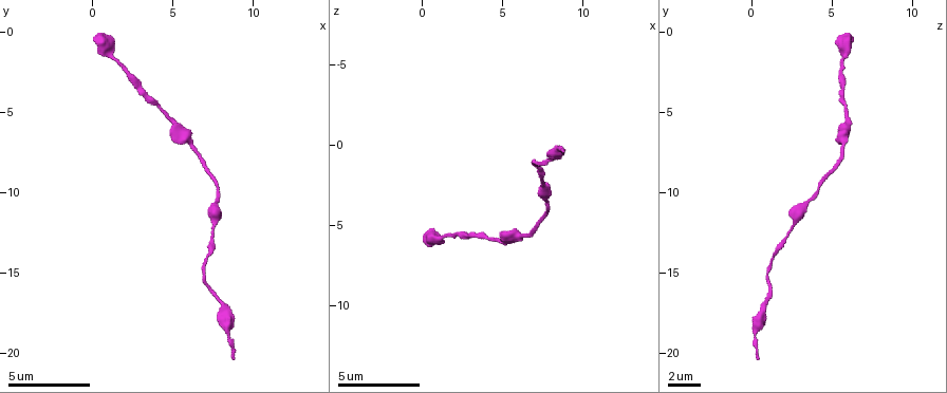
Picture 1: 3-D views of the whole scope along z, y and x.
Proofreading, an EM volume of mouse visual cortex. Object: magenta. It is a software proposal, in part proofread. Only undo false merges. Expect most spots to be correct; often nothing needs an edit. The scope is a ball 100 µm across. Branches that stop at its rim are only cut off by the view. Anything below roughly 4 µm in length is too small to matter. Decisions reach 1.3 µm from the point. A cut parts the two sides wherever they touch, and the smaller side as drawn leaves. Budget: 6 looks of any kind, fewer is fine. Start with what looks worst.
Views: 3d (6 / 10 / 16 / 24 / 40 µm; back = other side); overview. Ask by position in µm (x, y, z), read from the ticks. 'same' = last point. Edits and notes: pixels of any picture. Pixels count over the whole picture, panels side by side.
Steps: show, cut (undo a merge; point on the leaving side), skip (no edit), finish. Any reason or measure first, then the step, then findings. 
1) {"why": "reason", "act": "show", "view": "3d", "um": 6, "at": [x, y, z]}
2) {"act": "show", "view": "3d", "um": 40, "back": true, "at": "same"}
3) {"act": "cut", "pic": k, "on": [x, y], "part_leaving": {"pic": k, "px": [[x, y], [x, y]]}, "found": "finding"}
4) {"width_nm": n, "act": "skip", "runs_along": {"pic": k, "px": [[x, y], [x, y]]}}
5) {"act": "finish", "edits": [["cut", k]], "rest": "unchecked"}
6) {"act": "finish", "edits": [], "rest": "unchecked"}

{"why": "thick turns thin", "act": "show", "view": "3d", "um": 10, "at": [7.4, 13.0, 2.1]}

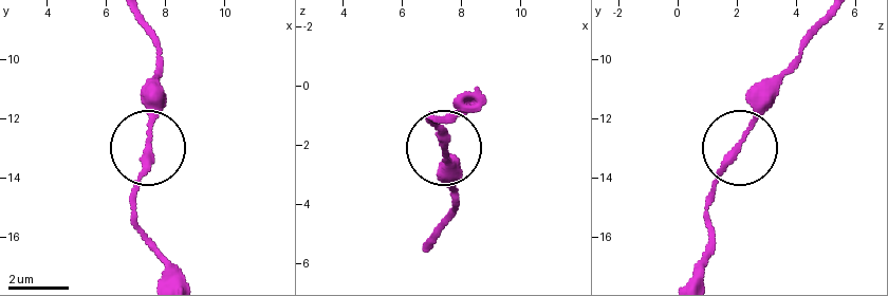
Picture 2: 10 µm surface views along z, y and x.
{"width_nm": 200, "act": "skip", "runs_along": {"pic": 2, "px": [[798, 53], [707, 207]]}, "found": "one neuron here"}

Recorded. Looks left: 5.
{"why": "calibre changes", "act": "show", "view": "3d", "um": 16, "at": [8.2, 18.3, 0.5]}

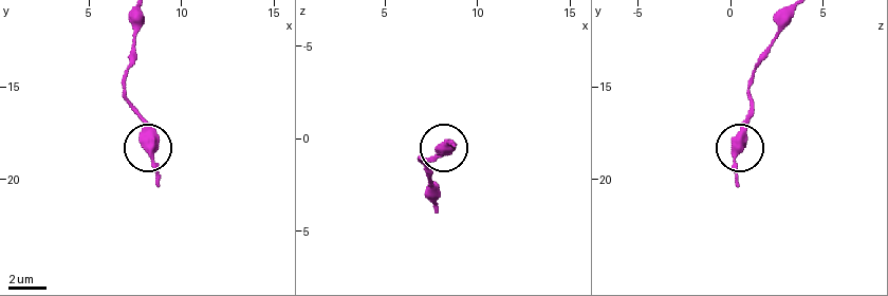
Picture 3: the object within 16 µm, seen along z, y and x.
{"act": "skip", "runs_along": {"pic": 3, "px": [[790, 17], [750, 89], [735, 186]]}, "found": "all the same neuron"}

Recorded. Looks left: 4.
{"why": "thin neck", "act": "show", "view": "3d", "um": 10, "at": [1.8, 2.0, 5.5]}

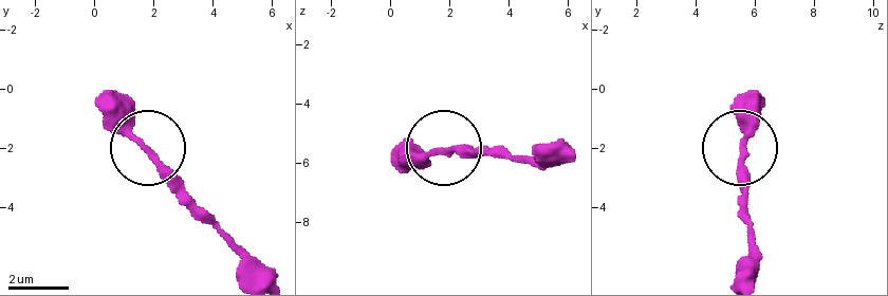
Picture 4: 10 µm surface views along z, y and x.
{"act": "skip", "runs_along": {"pic": 4, "px": [[273, 278], [100, 98]]}, "found": "one neuron here"}

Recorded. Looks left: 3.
{"act": "finish", "edits": [], "rest": "unchecked"}

